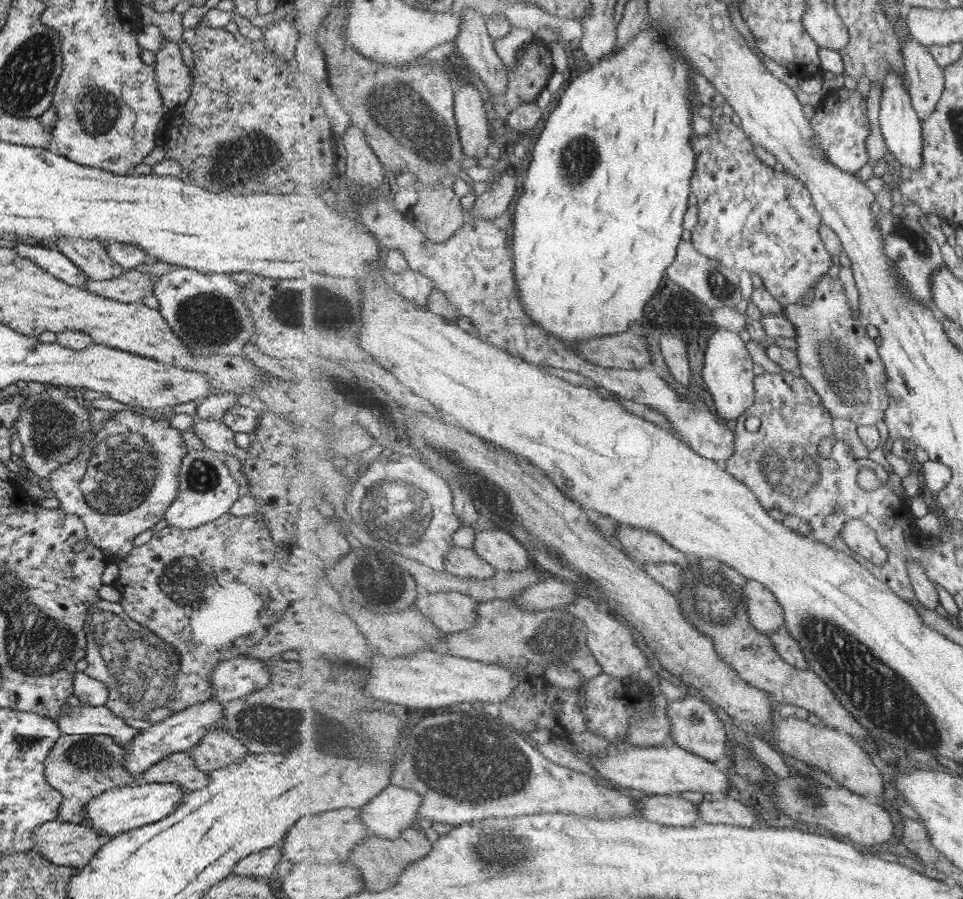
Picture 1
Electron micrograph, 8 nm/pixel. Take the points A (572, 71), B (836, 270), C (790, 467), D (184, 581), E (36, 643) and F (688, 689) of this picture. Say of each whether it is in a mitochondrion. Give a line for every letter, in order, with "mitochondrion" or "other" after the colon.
A: other
B: other
C: mitochondrion
D: mitochondrion
E: mitochondrion
F: other

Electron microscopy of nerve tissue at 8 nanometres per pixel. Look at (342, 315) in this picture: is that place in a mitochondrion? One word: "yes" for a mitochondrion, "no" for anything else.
yes

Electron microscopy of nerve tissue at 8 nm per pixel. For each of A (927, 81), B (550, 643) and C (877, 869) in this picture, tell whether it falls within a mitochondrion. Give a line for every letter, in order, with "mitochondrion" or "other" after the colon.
A: mitochondrion
B: mitochondrion
C: other

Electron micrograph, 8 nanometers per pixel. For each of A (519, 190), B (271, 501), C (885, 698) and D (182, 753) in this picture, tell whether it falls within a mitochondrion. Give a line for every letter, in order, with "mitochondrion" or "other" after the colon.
A: other
B: other
C: mitochondrion
D: other

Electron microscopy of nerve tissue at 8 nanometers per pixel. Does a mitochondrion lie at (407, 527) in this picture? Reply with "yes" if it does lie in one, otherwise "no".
yes

